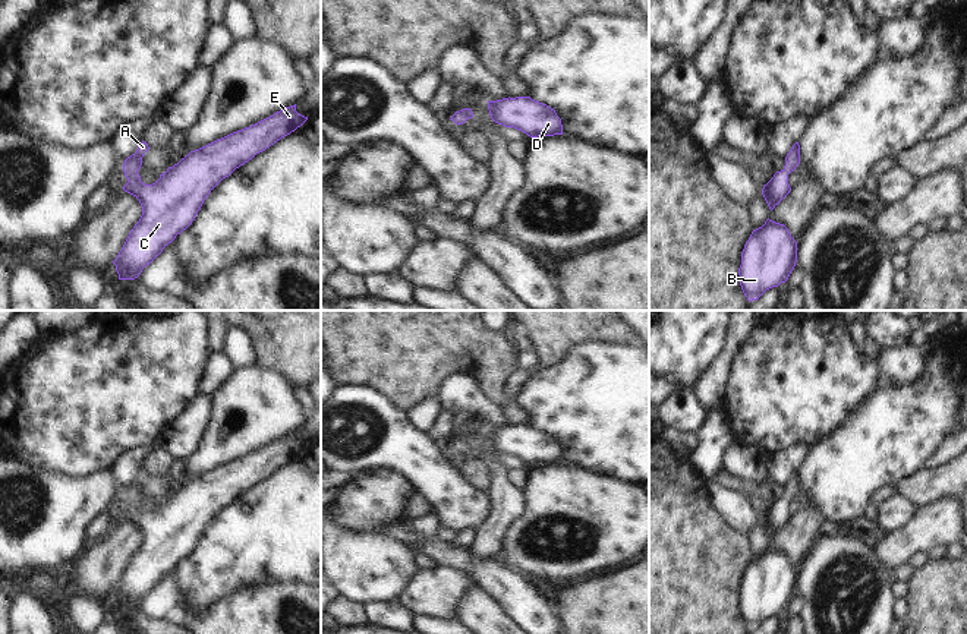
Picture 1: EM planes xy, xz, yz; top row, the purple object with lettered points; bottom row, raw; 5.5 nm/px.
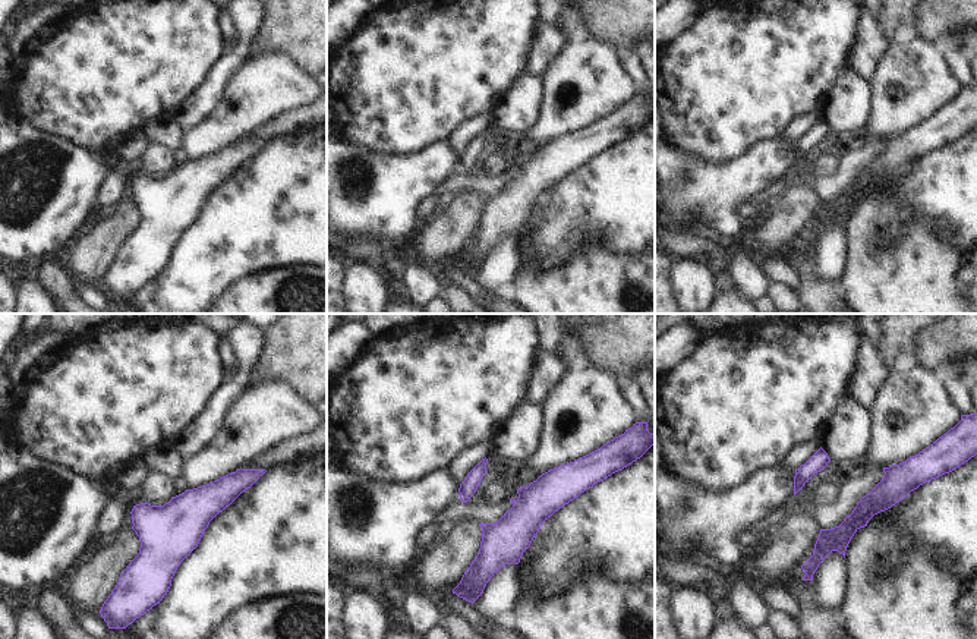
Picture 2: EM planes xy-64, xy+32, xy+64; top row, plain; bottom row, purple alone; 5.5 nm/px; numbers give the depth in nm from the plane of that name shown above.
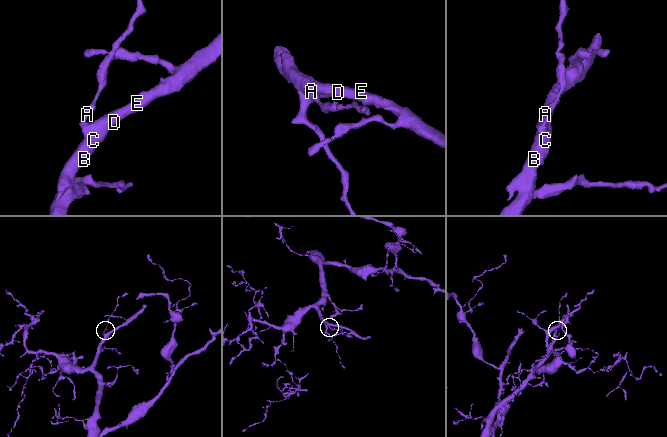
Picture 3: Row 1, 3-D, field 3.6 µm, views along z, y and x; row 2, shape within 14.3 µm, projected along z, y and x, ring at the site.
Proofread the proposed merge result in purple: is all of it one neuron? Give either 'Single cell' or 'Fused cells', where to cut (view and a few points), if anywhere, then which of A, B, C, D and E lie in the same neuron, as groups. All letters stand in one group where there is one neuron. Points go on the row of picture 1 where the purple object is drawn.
Single cell. No split. Groups: A B C D E.

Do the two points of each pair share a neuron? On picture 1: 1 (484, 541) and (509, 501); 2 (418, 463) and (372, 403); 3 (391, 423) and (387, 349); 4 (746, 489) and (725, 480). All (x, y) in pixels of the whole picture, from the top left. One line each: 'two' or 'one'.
1: one
2: one
3: two
4: one

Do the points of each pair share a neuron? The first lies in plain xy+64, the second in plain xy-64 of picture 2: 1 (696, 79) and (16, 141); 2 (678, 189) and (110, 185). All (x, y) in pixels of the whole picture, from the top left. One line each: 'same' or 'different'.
1: different
2: different

